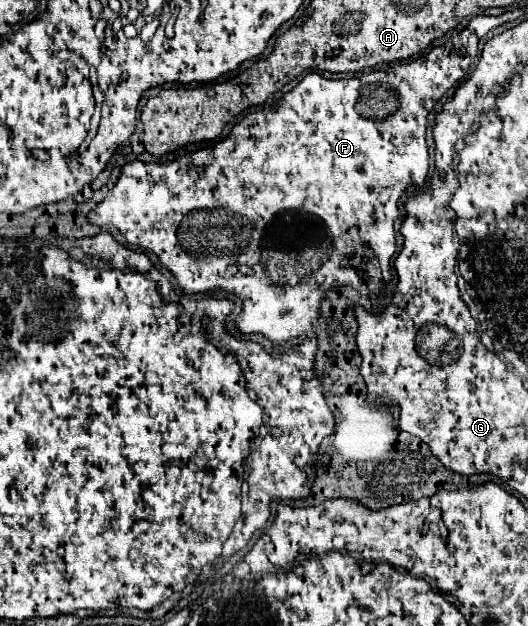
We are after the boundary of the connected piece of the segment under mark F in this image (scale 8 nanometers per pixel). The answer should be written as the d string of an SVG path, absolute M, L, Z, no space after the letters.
M474 19L468 29L455 34L452 39L448 39L448 43L432 49L422 59L416 59L412 63L400 63L400 65L394 65L394 67L388 67L388 69L370 71L370 73L364 73L364 75L358 75L358 77L324 79L318 73L308 73L290 93L286 93L282 99L278 99L272 107L260 109L260 111L254 111L254 113L246 115L238 125L234 125L230 135L226 139L218 141L214 147L208 145L208 147L198 149L194 153L176 157L174 161L168 161L168 163L140 163L140 161L134 161L134 163L124 165L118 183L104 197L104 201L98 203L94 211L90 211L88 221L92 225L98 225L98 227L114 225L126 237L126 241L130 245L142 247L142 249L148 249L148 251L156 253L158 259L162 261L162 265L168 267L172 271L172 275L178 279L178 285L182 287L184 293L206 293L206 291L212 291L212 289L224 289L224 291L234 293L236 297L240 297L242 303L244 303L244 311L236 319L240 333L262 333L272 343L282 343L282 341L288 341L290 337L298 337L298 335L302 335L302 329L310 329L310 325L318 319L318 307L320 307L320 301L322 301L322 297L328 289L334 289L337 286L350 286L362 295L368 293L368 289L364 285L364 277L354 267L354 261L348 259L348 257L336 255L336 245L334 243L340 239L340 235L348 227L358 229L358 237L360 237L362 243L366 243L372 249L372 257L378 261L384 281L390 281L390 277L392 277L390 259L392 259L396 250L394 221L398 219L398 199L402 197L402 193L408 185L423 186L428 173L429 154L428 147L426 147L428 111L438 103L438 97L444 97L444 93L450 87L454 87L456 81L460 81L466 75L466 71L477 60L480 35L486 35L490 27L492 27L492 21L482 23L480 19Z

